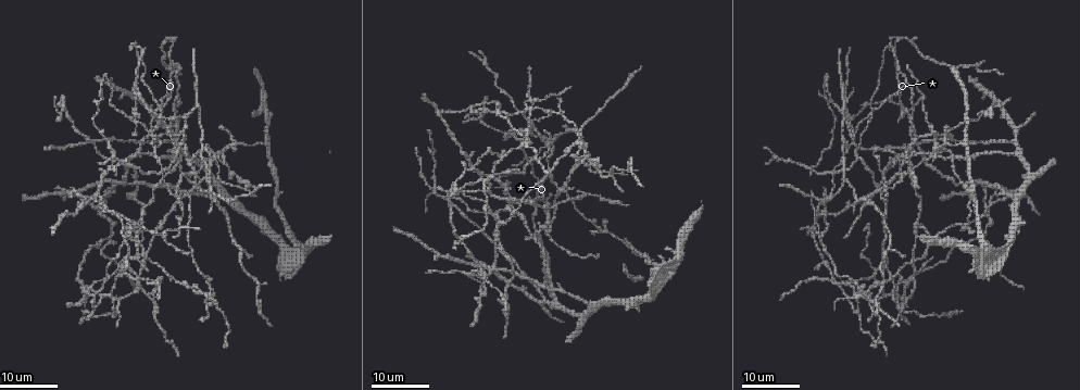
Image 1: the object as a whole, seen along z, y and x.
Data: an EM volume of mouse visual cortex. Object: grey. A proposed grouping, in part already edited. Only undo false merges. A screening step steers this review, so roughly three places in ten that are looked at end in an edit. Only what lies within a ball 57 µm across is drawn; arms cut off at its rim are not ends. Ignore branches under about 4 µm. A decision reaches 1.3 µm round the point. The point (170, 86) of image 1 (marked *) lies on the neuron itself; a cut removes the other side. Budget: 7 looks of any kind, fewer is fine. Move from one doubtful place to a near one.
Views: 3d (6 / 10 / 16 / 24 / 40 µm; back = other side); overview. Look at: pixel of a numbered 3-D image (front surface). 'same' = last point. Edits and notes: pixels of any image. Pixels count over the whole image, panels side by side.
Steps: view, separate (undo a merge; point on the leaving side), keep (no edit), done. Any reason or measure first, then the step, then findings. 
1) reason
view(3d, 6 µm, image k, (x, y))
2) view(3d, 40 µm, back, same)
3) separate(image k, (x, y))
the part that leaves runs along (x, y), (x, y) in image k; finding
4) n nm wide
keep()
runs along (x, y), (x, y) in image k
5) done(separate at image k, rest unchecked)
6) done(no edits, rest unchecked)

arms part here
view(3d, 16 µm, image 1, (886, 267))

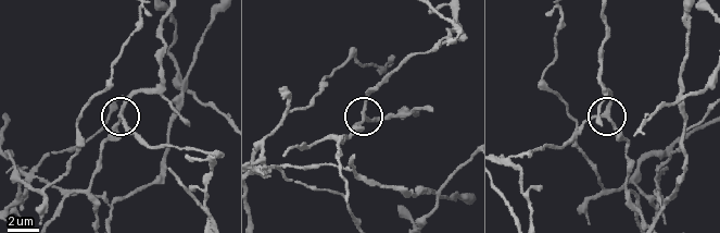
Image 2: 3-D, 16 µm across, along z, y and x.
view(3d, 10 µm, image 2, (363, 113))

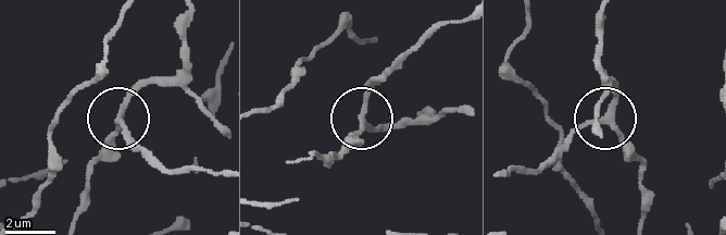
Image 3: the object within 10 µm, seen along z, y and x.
keep()
one neuron here

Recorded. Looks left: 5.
four arms meet
view(3d, 24 µm, image 1, (835, 173))

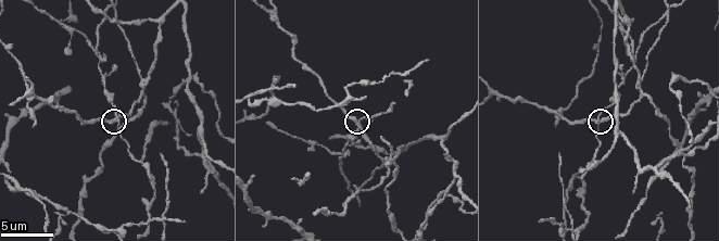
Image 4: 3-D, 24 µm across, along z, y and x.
view(3d, 6 µm, image 4, (357, 124))

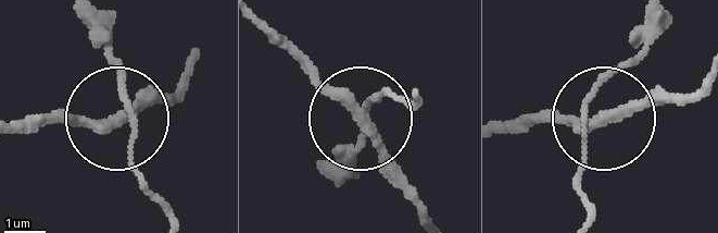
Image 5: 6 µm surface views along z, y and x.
side arm 8 µm
keep()
runs along (654, 20), (595, 93), (581, 204) in image 5; all the same neuron

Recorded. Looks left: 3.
three-way junction
view(3d, 24 µm, image 1, (111, 238))

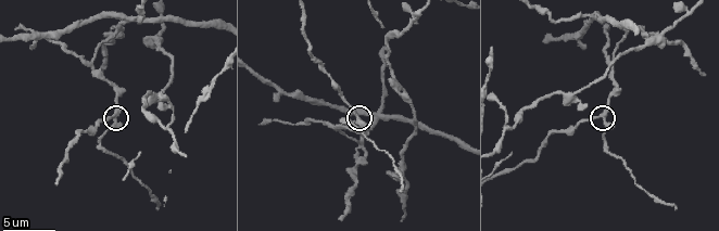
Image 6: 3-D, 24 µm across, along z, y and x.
view(3d, 10 µm, image 6, (602, 116))

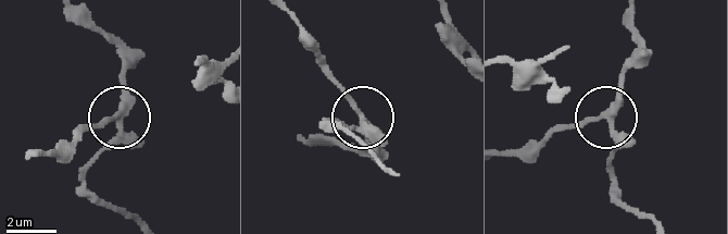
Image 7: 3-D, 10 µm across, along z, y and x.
3 arms
keep()
one neuron here

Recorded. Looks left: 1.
done(no edits, rest unchecked)

